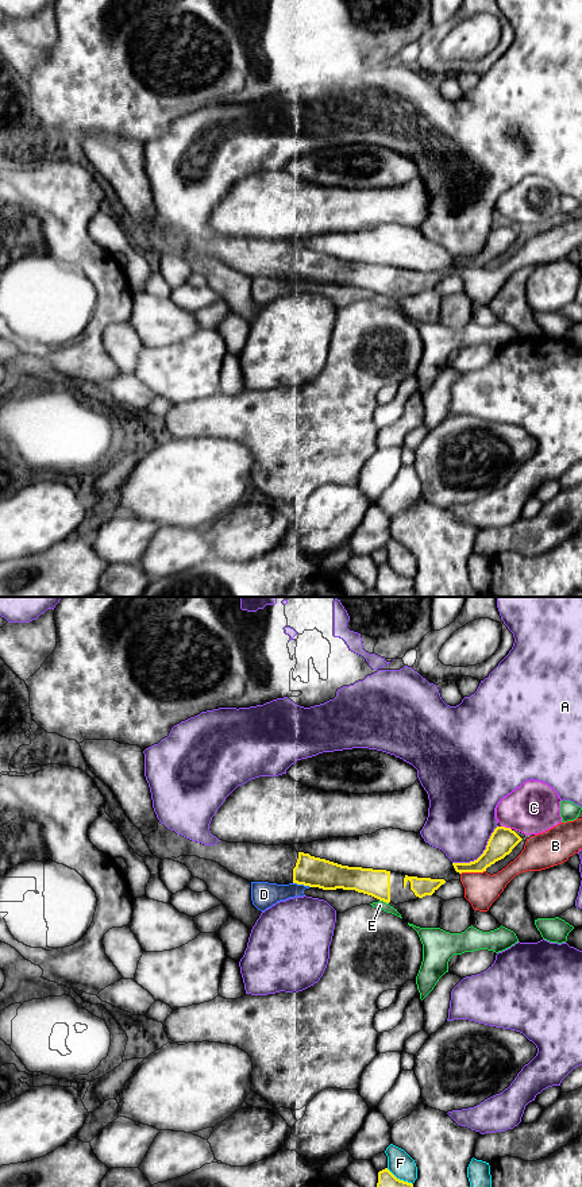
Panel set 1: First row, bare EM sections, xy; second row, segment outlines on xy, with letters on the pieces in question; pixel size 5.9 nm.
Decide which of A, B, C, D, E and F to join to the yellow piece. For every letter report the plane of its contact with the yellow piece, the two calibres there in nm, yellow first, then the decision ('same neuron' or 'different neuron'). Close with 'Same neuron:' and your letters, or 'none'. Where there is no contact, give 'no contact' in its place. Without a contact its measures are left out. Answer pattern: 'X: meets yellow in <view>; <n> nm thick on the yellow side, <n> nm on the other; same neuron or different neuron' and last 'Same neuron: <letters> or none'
A: meets yellow in xy; 160 nm thick on the yellow side, 400 nm on the other; different neuron
B: meets yellow in xy; 150 nm thick on the yellow side, 200 nm on the other; different neuron
C: meets yellow in xy; 160 nm thick on the yellow side, 300 nm on the other; different neuron
D: meets yellow in xy; 180 nm thick on the yellow side, 160 nm on the other; different neuron
E: meets yellow in xy; 160 nm thick on the yellow side, 60 nm on the other; different neuron
F: meets yellow in xy; 100 nm thick on the yellow side, 150 nm on the other; different neuron
Same neuron: none

